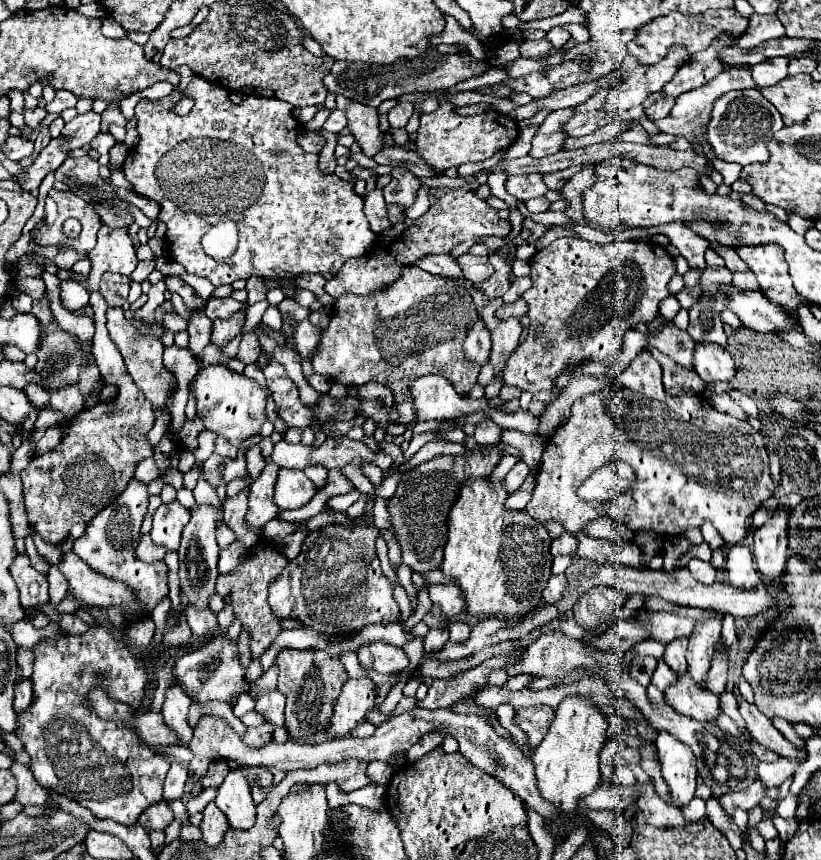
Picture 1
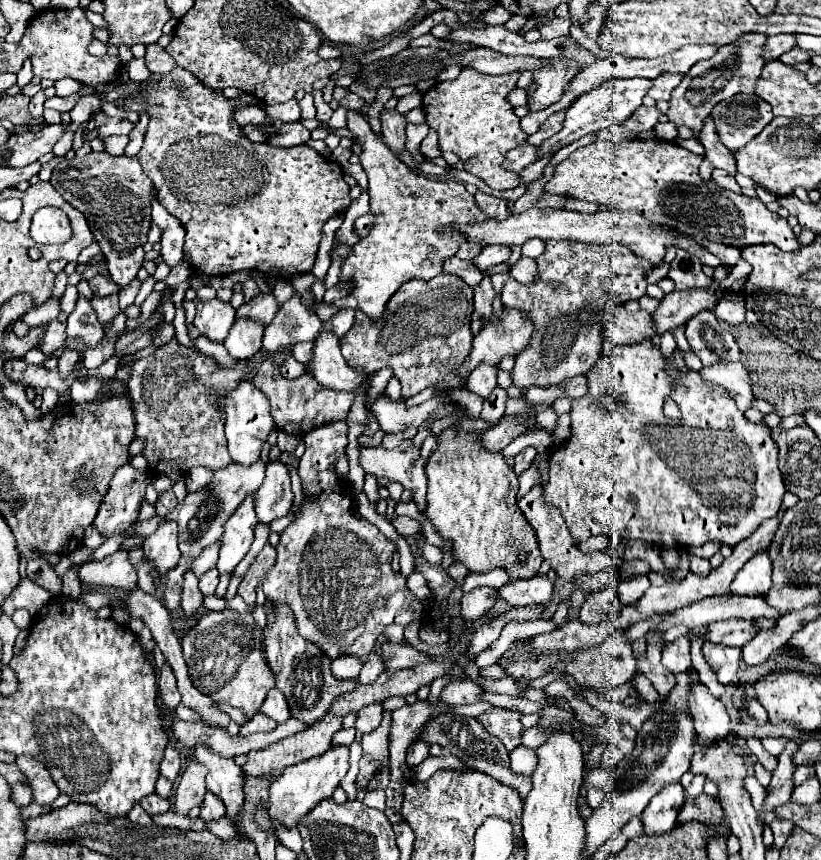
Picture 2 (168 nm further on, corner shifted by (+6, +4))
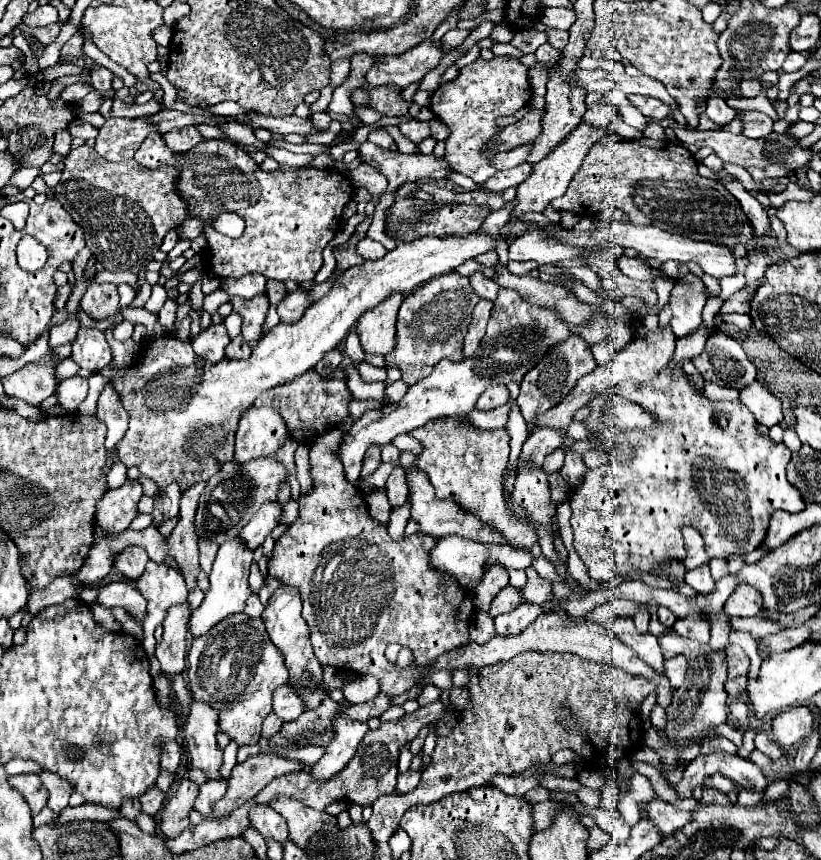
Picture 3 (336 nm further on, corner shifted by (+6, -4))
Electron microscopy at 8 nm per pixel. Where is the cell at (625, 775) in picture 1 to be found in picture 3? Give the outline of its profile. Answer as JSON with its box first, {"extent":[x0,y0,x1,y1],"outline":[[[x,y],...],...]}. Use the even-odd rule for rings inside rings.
{"extent":[577,787,601,807],"outline":[[[581,787],[577,793],[579,801],[585,805],[585,807],[599,807],[599,801],[601,801],[601,795],[593,789],[587,789],[587,787]]]}

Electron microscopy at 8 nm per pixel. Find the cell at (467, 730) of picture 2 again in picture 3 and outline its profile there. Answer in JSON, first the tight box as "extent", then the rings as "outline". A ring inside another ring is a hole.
{"extent":[527,785,549,805],"outline":[[[537,785],[537,789],[531,789],[531,791],[527,793],[527,801],[529,801],[531,805],[541,803],[541,801],[547,801],[547,799],[549,799],[549,791],[547,791],[545,787],[541,787],[541,785]]]}

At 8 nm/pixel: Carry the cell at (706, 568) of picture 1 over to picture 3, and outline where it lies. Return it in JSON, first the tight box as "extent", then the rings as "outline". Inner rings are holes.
{"extent":[685,565,715,593],"outline":[[[701,565],[701,567],[693,569],[693,571],[687,571],[685,583],[691,585],[699,593],[711,593],[713,587],[715,587],[715,581],[713,581],[713,577],[709,573],[709,565]]]}

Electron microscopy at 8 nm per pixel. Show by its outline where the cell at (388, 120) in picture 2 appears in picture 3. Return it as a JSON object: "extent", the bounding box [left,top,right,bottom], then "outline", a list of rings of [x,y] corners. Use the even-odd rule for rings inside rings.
{"extent":[369,85,410,115],"outline":[[[381,85],[371,89],[369,107],[383,115],[405,115],[408,113],[410,104],[401,97],[403,87],[399,85]]]}

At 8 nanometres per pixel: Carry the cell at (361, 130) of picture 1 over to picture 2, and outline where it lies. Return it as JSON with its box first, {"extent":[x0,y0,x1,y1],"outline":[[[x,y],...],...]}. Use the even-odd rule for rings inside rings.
{"extent":[339,109,489,319],"outline":[[[349,109],[347,111],[347,129],[353,133],[355,143],[361,145],[361,167],[365,169],[367,177],[369,177],[369,197],[371,197],[371,213],[375,215],[375,223],[373,229],[367,237],[363,237],[357,245],[353,245],[351,253],[341,259],[341,275],[339,275],[339,283],[341,279],[355,279],[353,285],[353,297],[359,301],[359,309],[363,313],[367,313],[371,319],[379,319],[383,315],[383,309],[389,301],[389,297],[409,279],[431,279],[435,275],[441,273],[441,263],[443,259],[451,257],[457,253],[459,245],[465,243],[465,239],[461,239],[461,235],[449,235],[449,231],[445,231],[445,235],[441,235],[441,227],[453,227],[453,223],[481,223],[481,219],[489,219],[489,215],[485,215],[481,211],[481,207],[477,207],[477,201],[473,195],[467,193],[465,185],[461,181],[431,181],[423,175],[415,175],[405,163],[401,163],[391,151],[389,147],[383,143],[383,139],[379,135],[373,133],[367,117],[361,111]]]}

